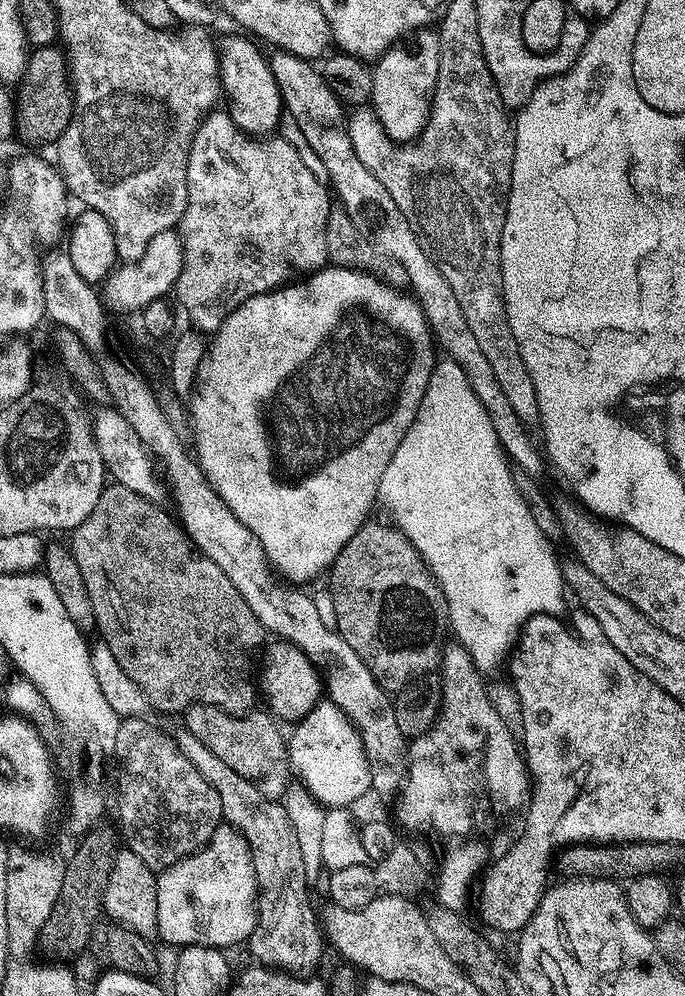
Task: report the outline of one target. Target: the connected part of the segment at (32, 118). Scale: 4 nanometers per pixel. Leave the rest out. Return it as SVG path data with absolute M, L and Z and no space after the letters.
M59 47L37 48L29 55L24 74L18 81L16 101L16 136L28 144L55 145L72 117L72 85L68 74L68 61Z

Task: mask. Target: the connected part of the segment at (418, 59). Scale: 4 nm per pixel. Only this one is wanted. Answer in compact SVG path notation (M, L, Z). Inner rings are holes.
M424 30L416 38L416 48L393 46L374 64L370 107L393 142L415 141L432 113L432 93L440 69L440 37L435 31Z

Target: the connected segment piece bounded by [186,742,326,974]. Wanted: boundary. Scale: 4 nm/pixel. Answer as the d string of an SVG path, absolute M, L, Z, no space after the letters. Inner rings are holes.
M199 742L189 743L186 751L188 757L194 762L196 768L203 776L212 783L222 798L222 810L224 820L229 825L243 833L252 849L252 861L256 870L256 880L259 888L258 911L256 914L256 925L251 936L248 937L247 947L252 947L252 952L257 956L261 965L275 968L289 974L312 974L320 964L326 949L326 937L322 931L321 921L318 919L318 912L312 909L308 901L308 888L310 882L306 878L306 862L302 862L302 849L298 846L298 834L294 832L294 826L290 824L290 818L286 814L283 803L280 800L267 800L256 787L242 774L230 770L222 758L218 758L205 744Z

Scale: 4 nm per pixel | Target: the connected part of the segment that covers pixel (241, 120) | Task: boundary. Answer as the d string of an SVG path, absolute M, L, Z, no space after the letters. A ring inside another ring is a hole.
M244 34L239 35L228 36L218 44L220 86L223 95L232 99L226 105L226 111L243 132L264 138L279 129L286 107L284 99L280 97L278 82L268 65L269 57L260 53L261 45L255 39Z

